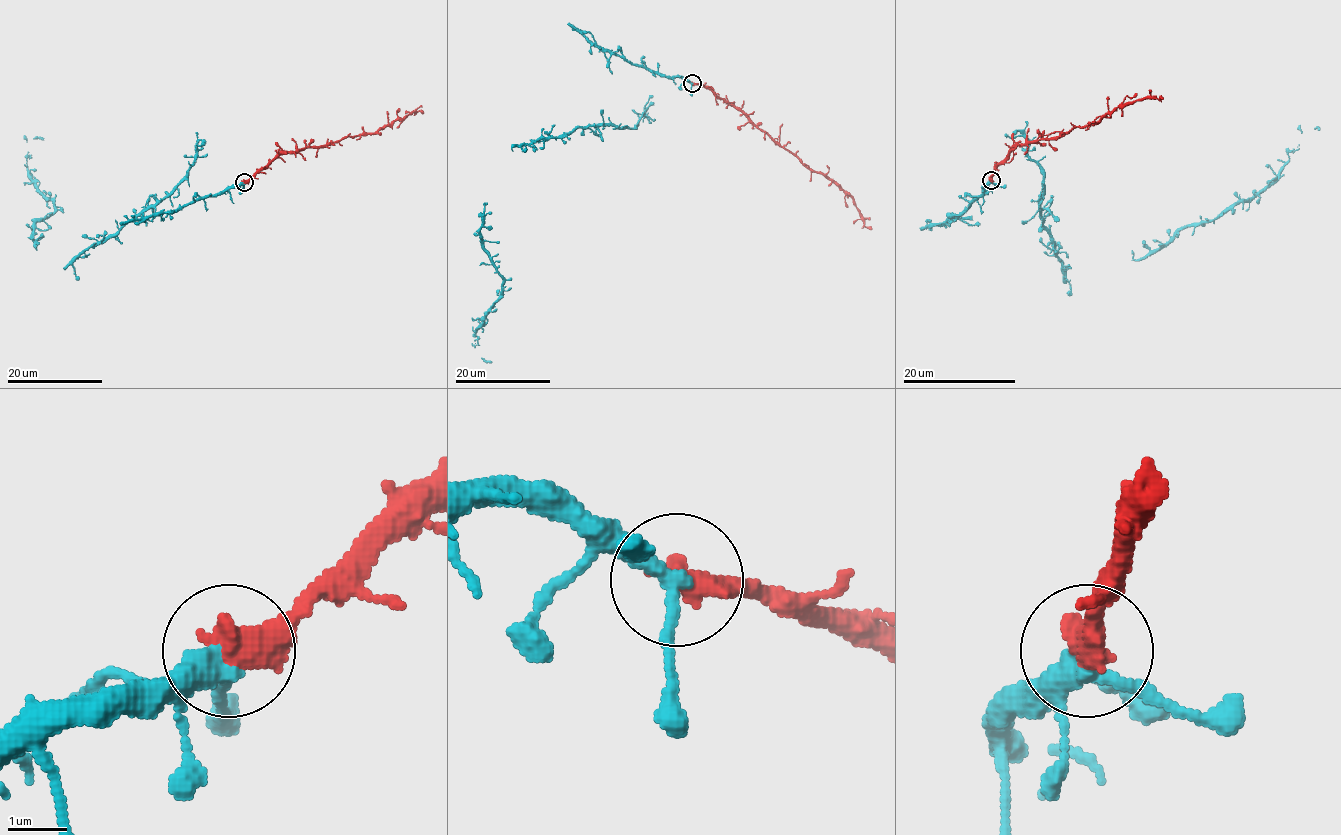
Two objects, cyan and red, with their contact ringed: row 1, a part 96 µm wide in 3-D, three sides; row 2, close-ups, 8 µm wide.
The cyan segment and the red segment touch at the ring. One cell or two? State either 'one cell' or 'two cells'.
one cell

